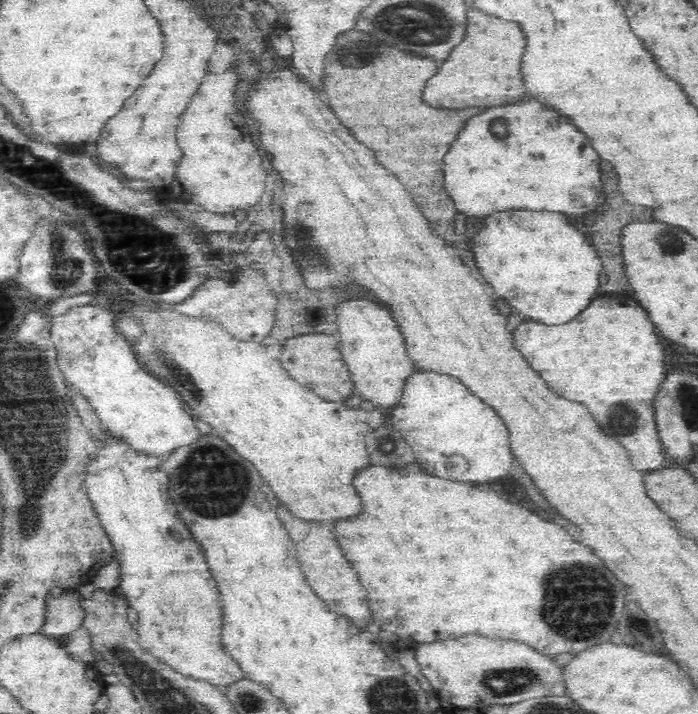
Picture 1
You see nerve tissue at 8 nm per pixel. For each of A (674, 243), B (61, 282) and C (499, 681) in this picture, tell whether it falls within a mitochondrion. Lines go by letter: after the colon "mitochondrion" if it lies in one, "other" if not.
A: mitochondrion
B: other
C: mitochondrion

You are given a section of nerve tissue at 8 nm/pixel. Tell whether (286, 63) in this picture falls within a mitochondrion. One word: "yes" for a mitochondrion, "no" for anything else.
no

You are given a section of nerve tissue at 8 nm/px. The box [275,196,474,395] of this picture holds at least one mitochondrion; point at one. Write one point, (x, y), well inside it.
(310, 253)

